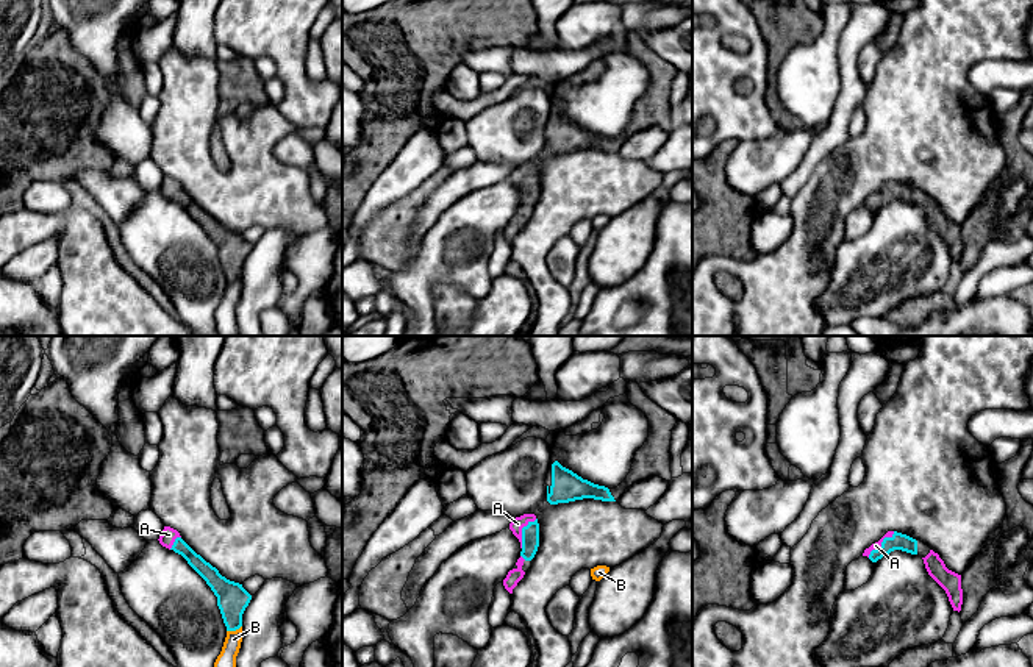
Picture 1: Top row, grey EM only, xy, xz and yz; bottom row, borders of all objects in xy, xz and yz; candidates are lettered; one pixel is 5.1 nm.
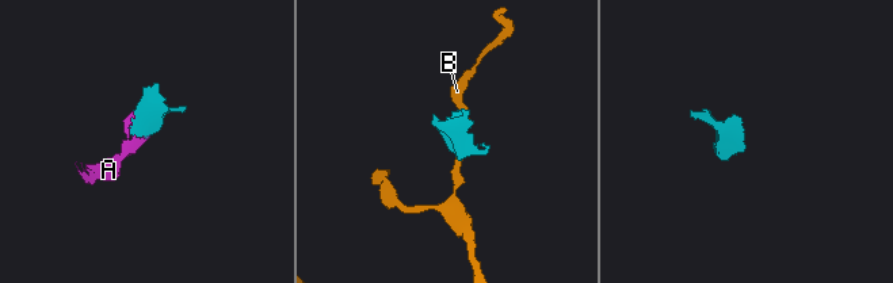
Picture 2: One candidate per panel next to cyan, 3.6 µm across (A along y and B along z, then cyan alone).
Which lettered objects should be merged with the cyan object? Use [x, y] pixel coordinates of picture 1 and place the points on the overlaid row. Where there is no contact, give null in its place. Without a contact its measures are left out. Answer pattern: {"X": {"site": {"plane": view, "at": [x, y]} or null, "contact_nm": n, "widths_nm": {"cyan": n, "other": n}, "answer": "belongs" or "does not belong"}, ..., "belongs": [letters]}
{"A": {"site": {"plane": "yz", "at": [882, 544]}, "contact_nm": 190, "widths_nm": {"cyan": 90, "other": 40}, "answer": "belongs"}, "B": {"site": {"plane": "xy", "at": [233, 630]}, "contact_nm": 90, "widths_nm": {"cyan": 160, "other": 90}, "answer": "does not belong"}, "belongs": ["A"]}

